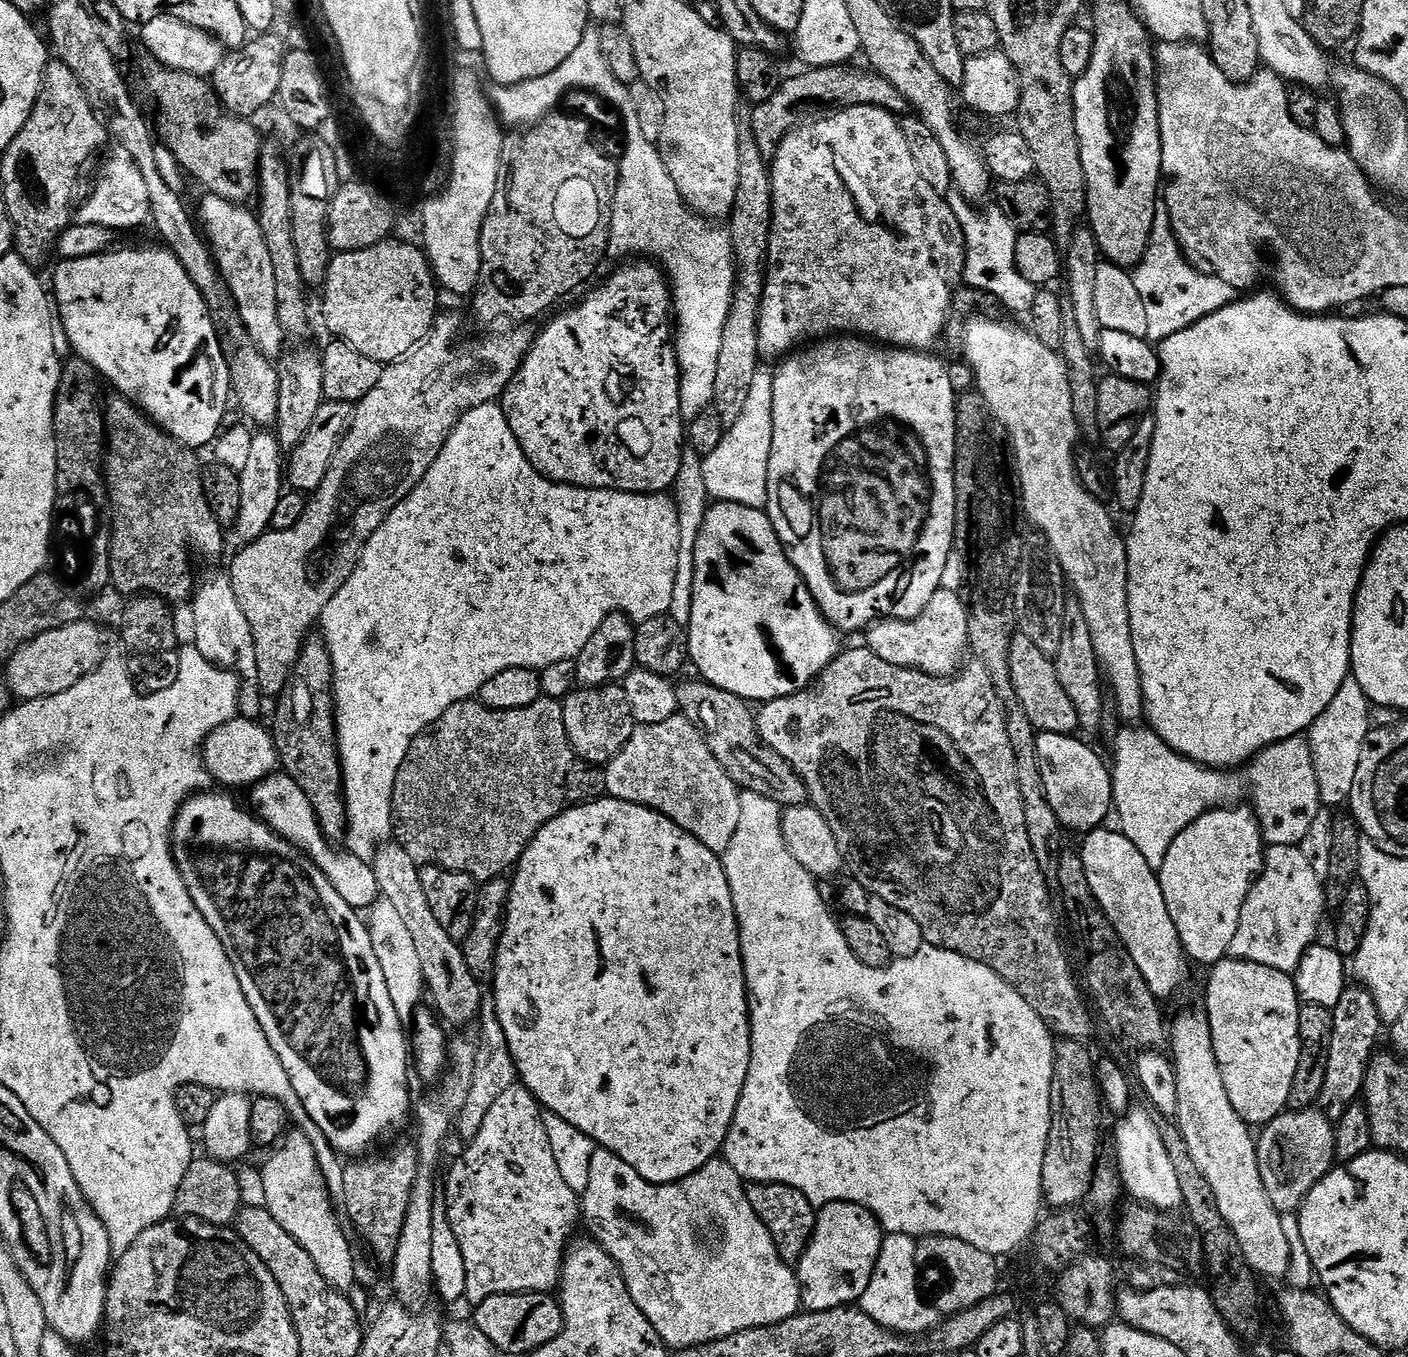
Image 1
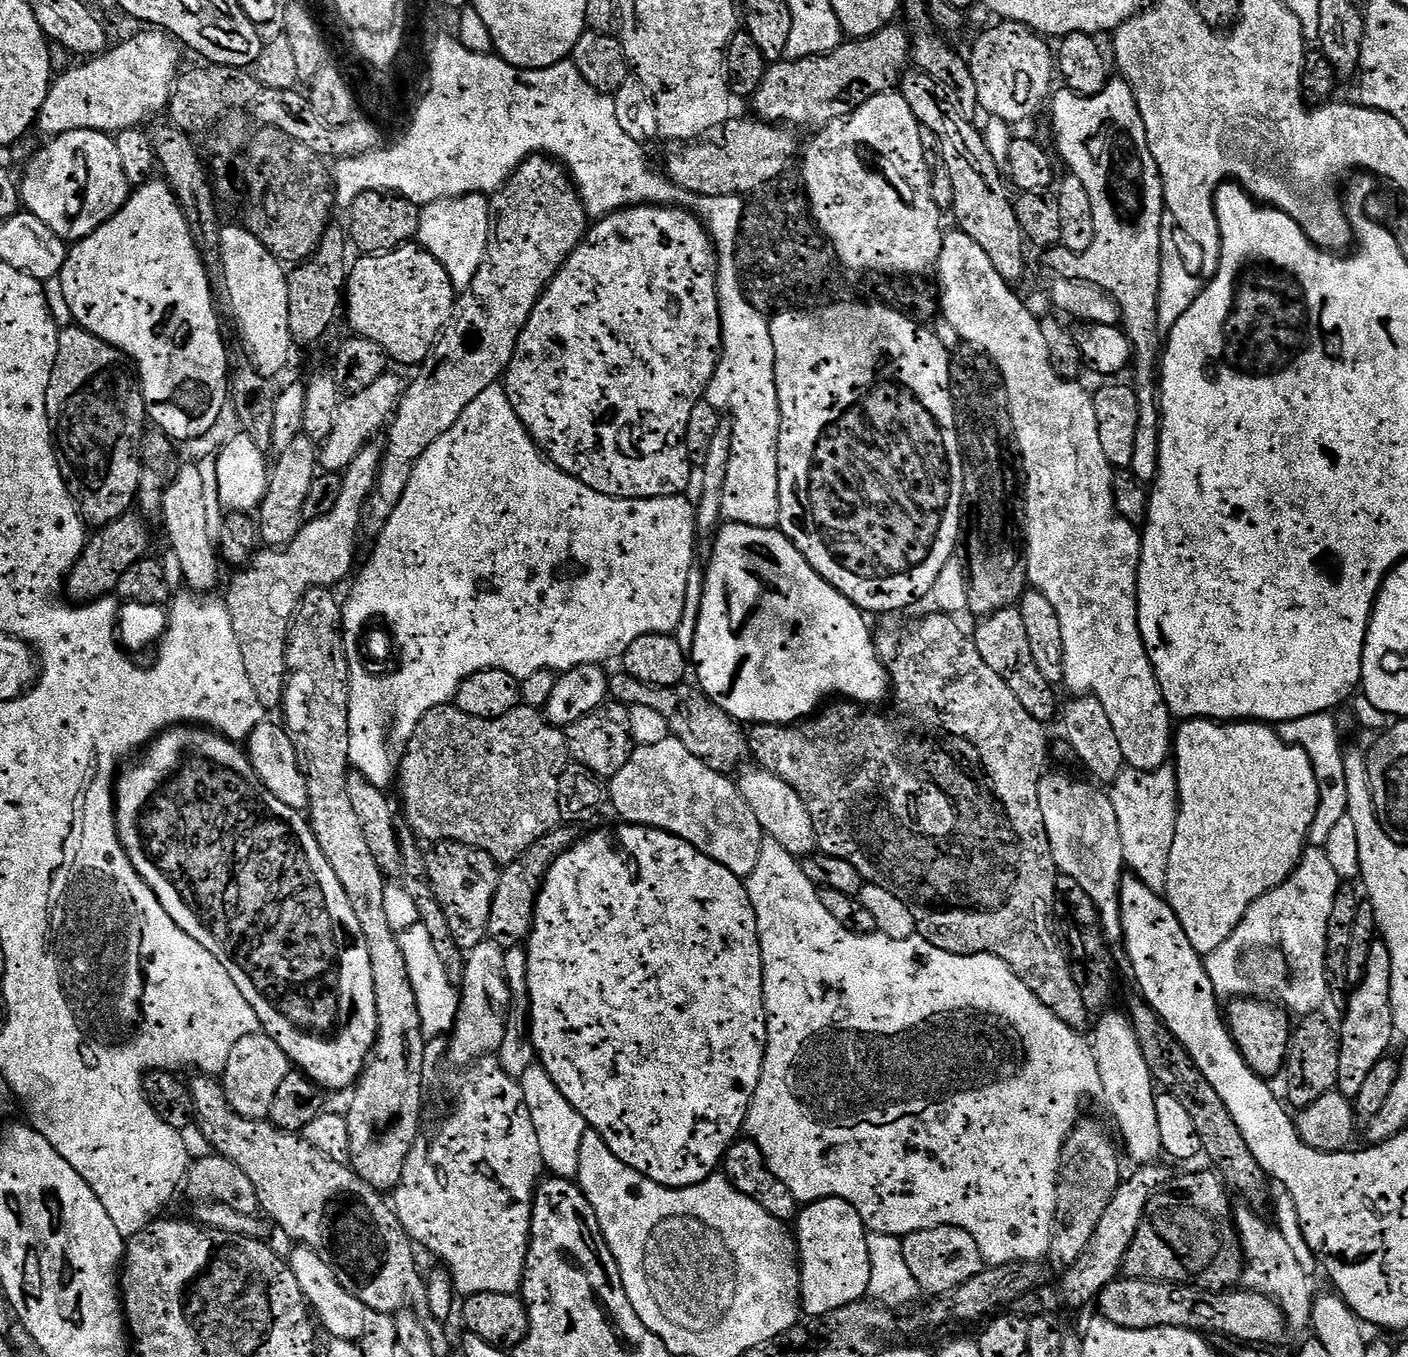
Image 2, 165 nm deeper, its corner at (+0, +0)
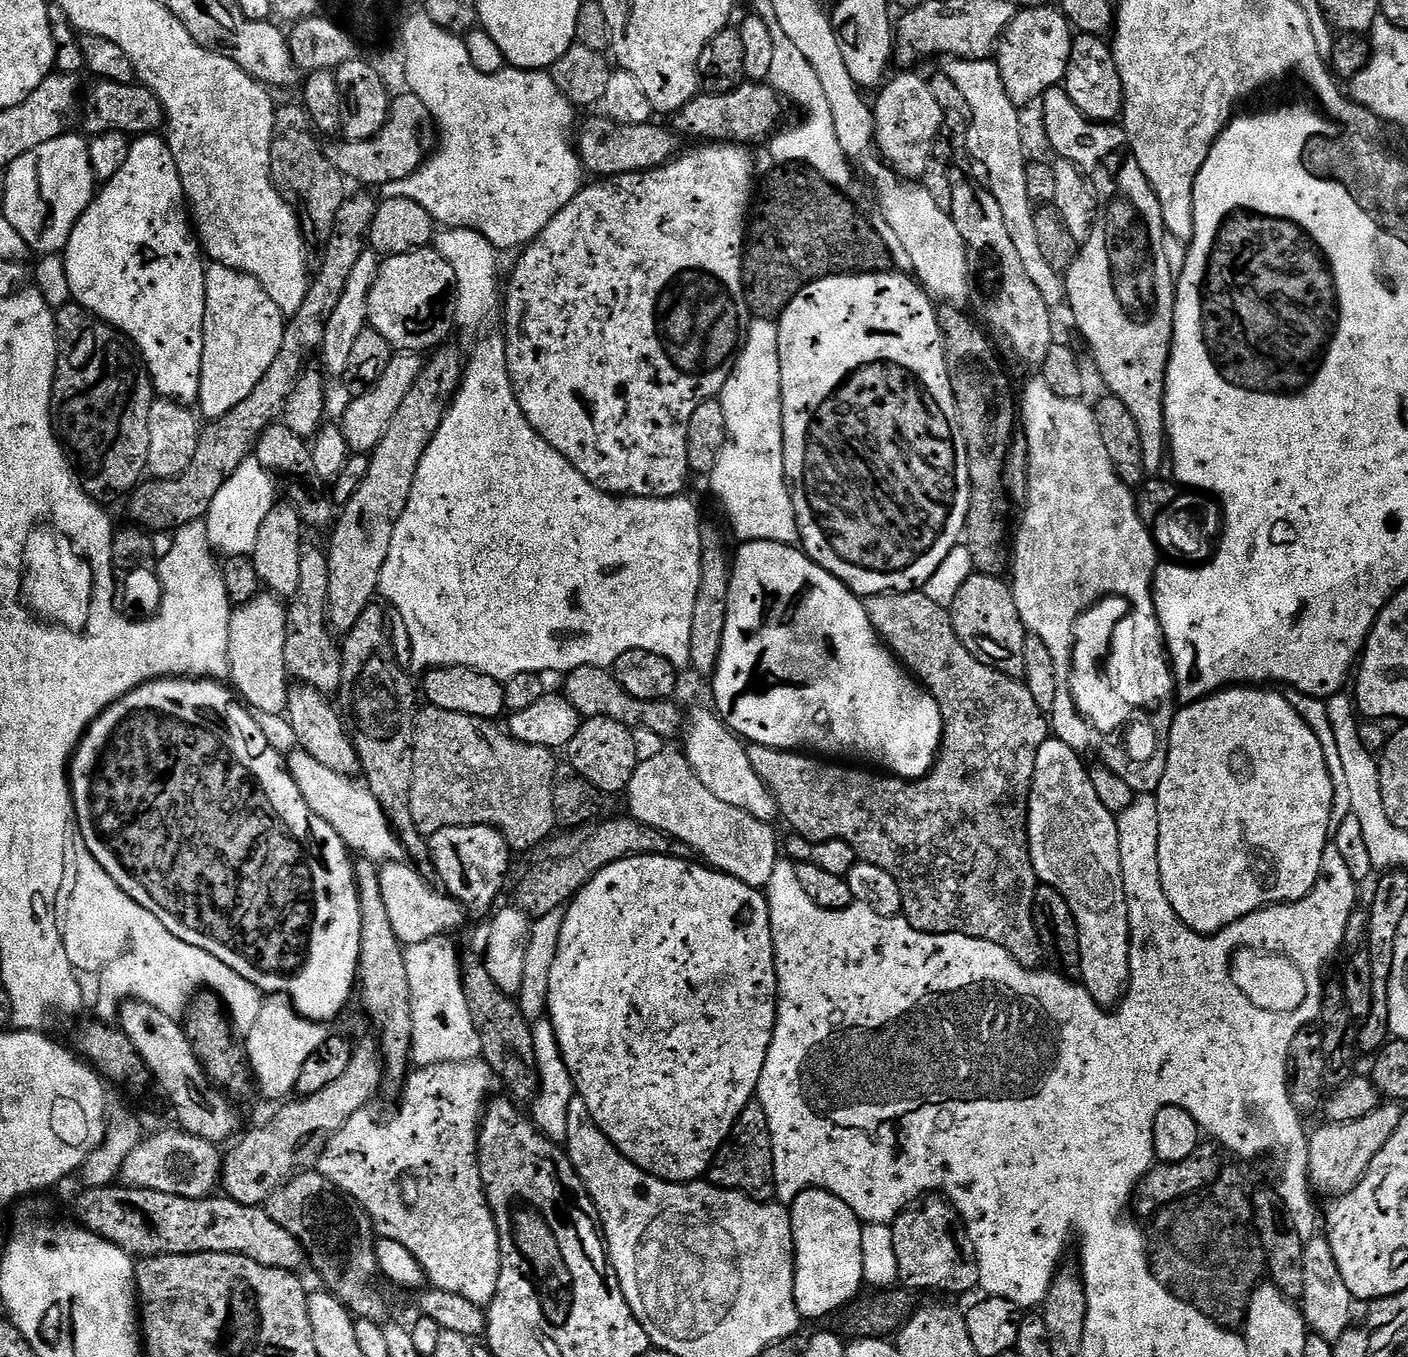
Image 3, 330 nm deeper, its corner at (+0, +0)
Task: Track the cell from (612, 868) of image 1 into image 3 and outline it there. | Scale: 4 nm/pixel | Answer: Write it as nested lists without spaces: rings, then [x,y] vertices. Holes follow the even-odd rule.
[[[628,856],[624,860],[616,861],[612,865],[606,866],[596,877],[583,888],[580,893],[573,896],[570,905],[567,907],[562,938],[558,946],[558,954],[554,958],[554,970],[550,970],[550,994],[548,995],[547,1017],[553,1024],[553,1030],[557,1035],[557,1042],[561,1048],[561,1054],[566,1066],[572,1075],[575,1084],[575,1091],[590,1106],[590,1114],[594,1122],[606,1134],[608,1141],[622,1153],[630,1162],[634,1162],[643,1172],[648,1172],[651,1176],[657,1176],[659,1180],[670,1180],[673,1182],[696,1182],[700,1176],[709,1171],[713,1158],[717,1150],[724,1145],[725,1138],[732,1131],[736,1120],[742,1114],[742,1110],[747,1104],[753,1103],[756,1096],[756,1088],[760,1085],[760,1075],[762,1066],[766,1062],[766,1054],[770,1050],[770,1042],[774,1034],[776,1025],[776,1006],[778,1003],[778,993],[780,984],[776,981],[776,950],[774,948],[774,938],[772,937],[772,923],[770,922],[770,910],[768,909],[767,895],[759,888],[746,886],[733,876],[727,876],[725,872],[717,872],[715,868],[704,862],[693,862],[692,860],[678,860],[670,856]]]

